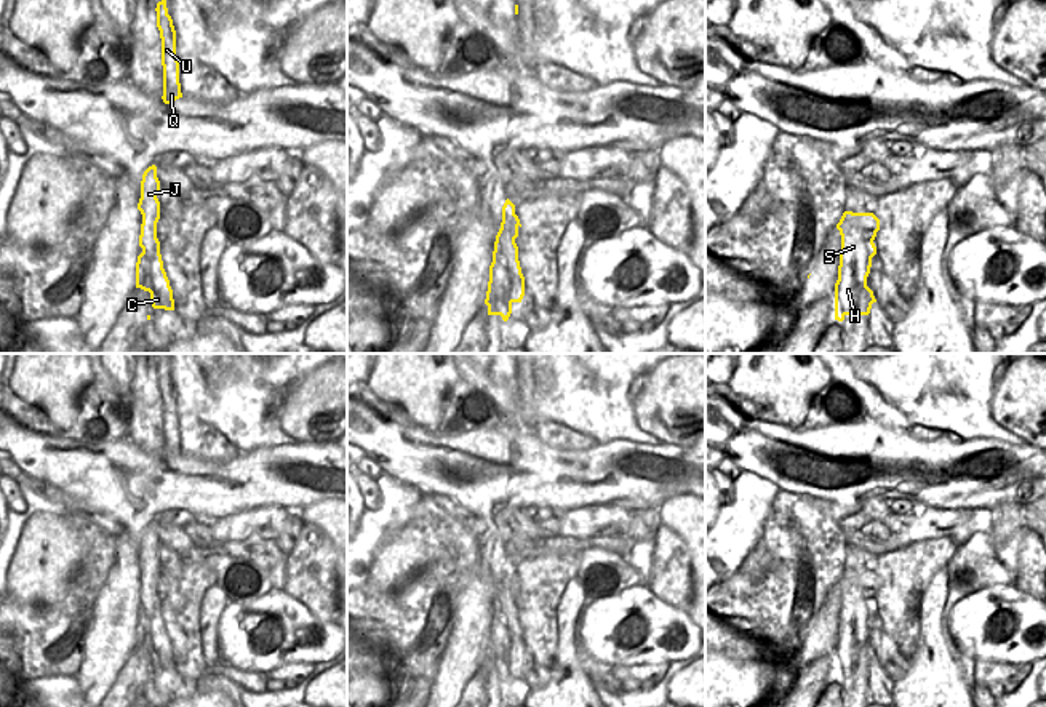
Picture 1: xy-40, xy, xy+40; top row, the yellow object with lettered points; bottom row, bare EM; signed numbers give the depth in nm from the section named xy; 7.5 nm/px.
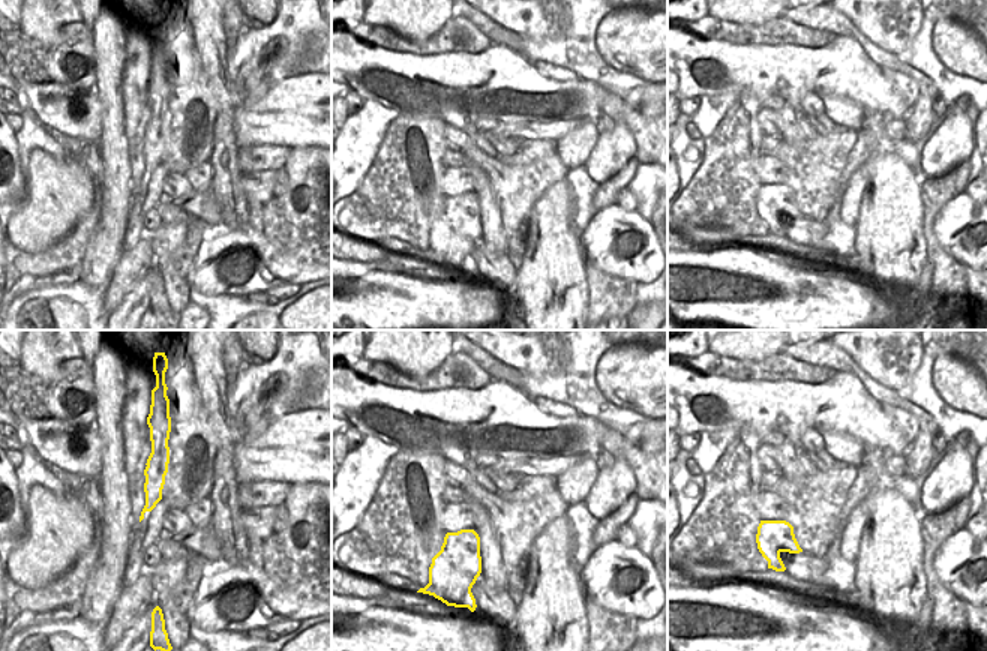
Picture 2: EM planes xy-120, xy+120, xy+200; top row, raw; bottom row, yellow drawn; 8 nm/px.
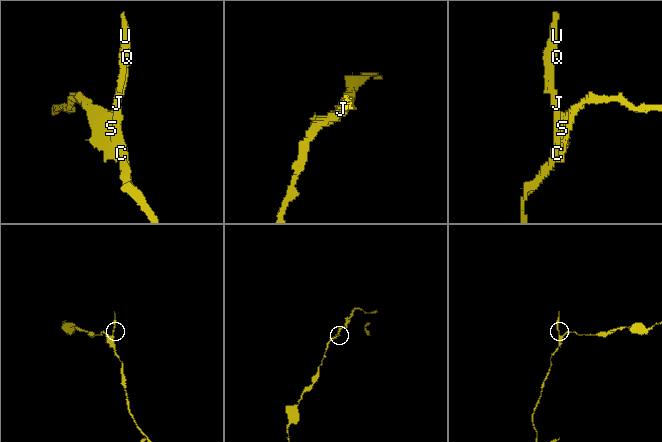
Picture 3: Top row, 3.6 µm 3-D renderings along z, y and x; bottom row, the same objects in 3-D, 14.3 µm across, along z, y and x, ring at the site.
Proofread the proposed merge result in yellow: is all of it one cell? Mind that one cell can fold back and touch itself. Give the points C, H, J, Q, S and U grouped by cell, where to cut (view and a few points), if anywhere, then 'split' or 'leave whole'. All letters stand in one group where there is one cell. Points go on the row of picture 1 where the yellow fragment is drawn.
C J Q U / H S | xy (496, 237), (507, 259), (512, 301) | split

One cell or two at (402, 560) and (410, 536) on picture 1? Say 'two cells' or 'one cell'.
one cell

